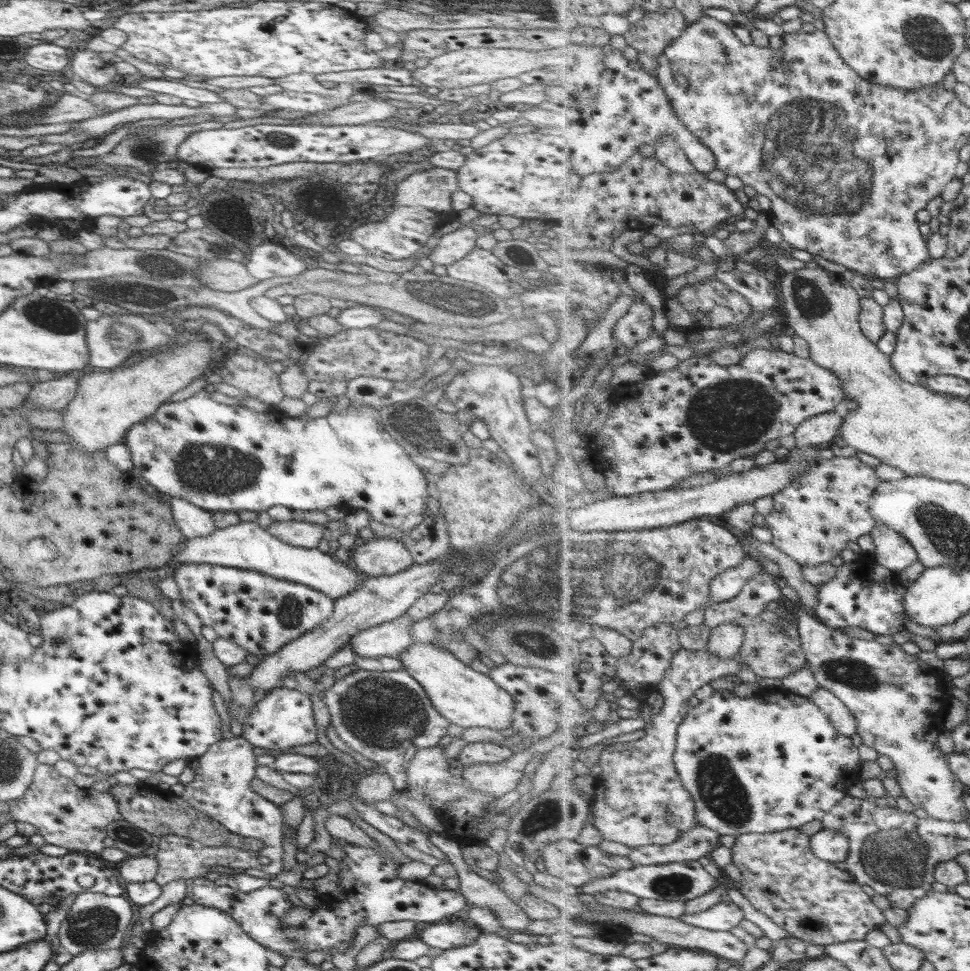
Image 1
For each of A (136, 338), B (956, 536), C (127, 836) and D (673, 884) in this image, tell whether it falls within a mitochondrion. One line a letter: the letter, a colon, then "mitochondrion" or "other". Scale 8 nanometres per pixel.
A: mitochondrion
B: mitochondrion
C: mitochondrion
D: mitochondrion

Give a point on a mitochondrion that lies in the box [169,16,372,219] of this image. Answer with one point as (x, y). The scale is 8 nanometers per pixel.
(316, 48)

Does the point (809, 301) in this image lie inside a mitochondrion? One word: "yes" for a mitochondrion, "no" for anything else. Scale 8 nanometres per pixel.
yes

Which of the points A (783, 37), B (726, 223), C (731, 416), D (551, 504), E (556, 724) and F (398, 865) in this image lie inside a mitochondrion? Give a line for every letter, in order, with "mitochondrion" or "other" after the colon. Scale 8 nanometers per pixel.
A: other
B: other
C: mitochondrion
D: other
E: other
F: other

